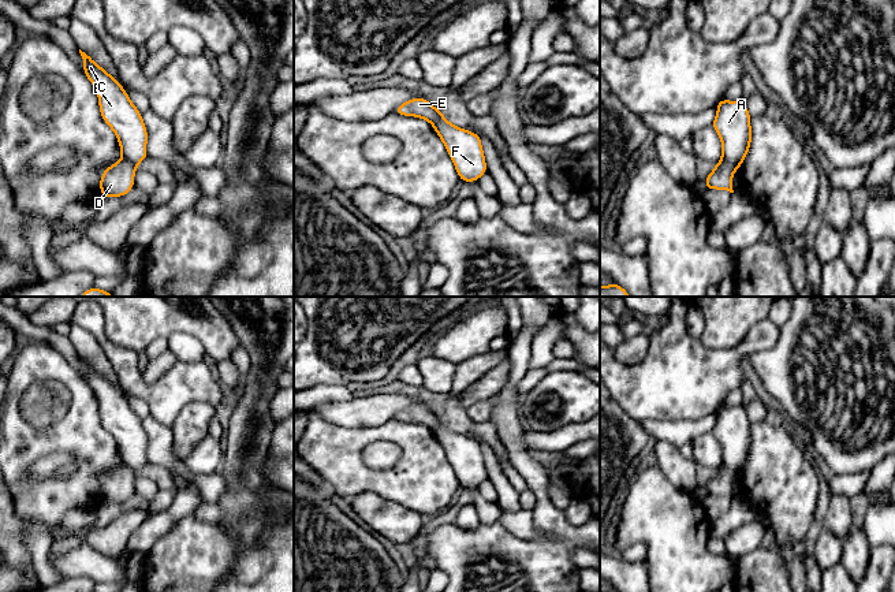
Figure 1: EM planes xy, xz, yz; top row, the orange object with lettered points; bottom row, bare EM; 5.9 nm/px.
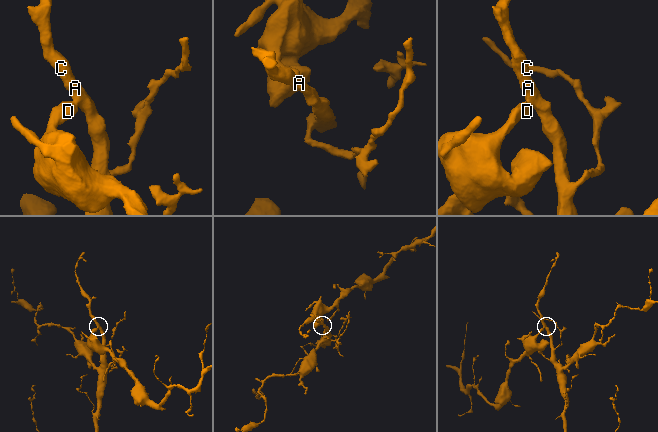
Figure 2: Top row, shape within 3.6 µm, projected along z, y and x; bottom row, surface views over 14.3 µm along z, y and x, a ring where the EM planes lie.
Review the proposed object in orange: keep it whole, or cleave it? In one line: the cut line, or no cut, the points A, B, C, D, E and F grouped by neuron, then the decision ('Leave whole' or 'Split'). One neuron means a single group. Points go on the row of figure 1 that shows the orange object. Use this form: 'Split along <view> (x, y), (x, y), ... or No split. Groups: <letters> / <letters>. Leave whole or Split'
Split along yz (722, 157), (735, 168). Groups: A B C F / D E. Split

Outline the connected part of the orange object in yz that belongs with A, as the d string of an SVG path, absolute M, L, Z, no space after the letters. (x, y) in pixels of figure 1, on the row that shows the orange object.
M743 100L717 101L716 118L712 127L721 139L721 159L739 170L752 144L752 116Z

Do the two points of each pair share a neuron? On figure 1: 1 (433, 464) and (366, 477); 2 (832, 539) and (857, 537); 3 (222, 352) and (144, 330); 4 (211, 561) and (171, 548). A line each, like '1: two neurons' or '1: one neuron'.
1: one neuron
2: one neuron
3: one neuron
4: one neuron

